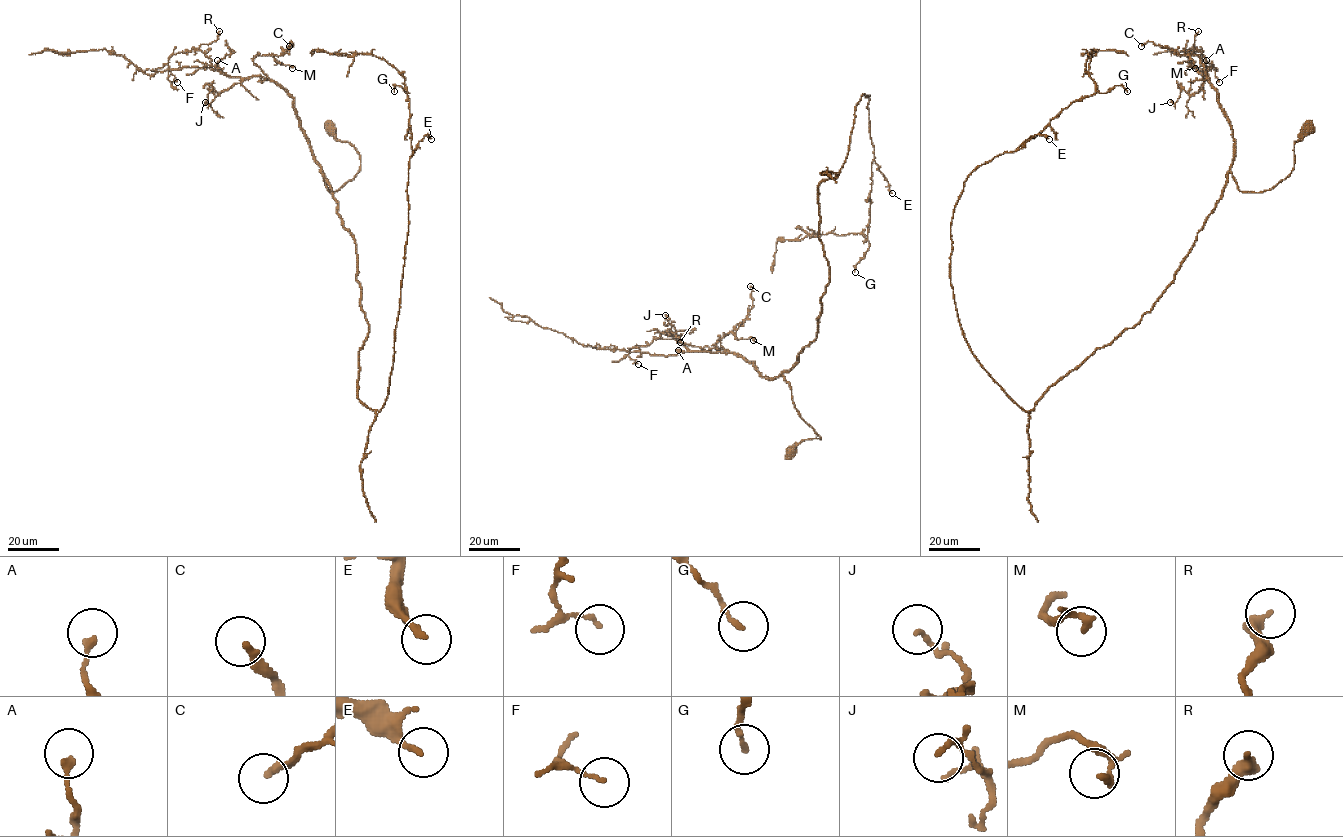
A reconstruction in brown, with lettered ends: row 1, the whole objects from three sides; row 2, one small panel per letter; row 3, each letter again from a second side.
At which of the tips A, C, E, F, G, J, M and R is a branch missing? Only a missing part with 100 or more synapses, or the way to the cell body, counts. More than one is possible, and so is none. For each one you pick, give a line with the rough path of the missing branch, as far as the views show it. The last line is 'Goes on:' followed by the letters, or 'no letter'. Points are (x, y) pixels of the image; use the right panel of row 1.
Goes on: no letter

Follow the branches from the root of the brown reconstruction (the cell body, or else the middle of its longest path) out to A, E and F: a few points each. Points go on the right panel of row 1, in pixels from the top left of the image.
A: (1308, 128), (1284, 179), (1240, 191), (1229, 120), (1206, 60)
E: (1308, 128), (1272, 188), (1229, 171), (1153, 308), (1025, 411), (965, 338), (951, 224), (979, 166), (1049, 139)
F: (1308, 128), (1284, 179), (1240, 191), (1229, 120), (1187, 53), (1201, 52), (1219, 82)

